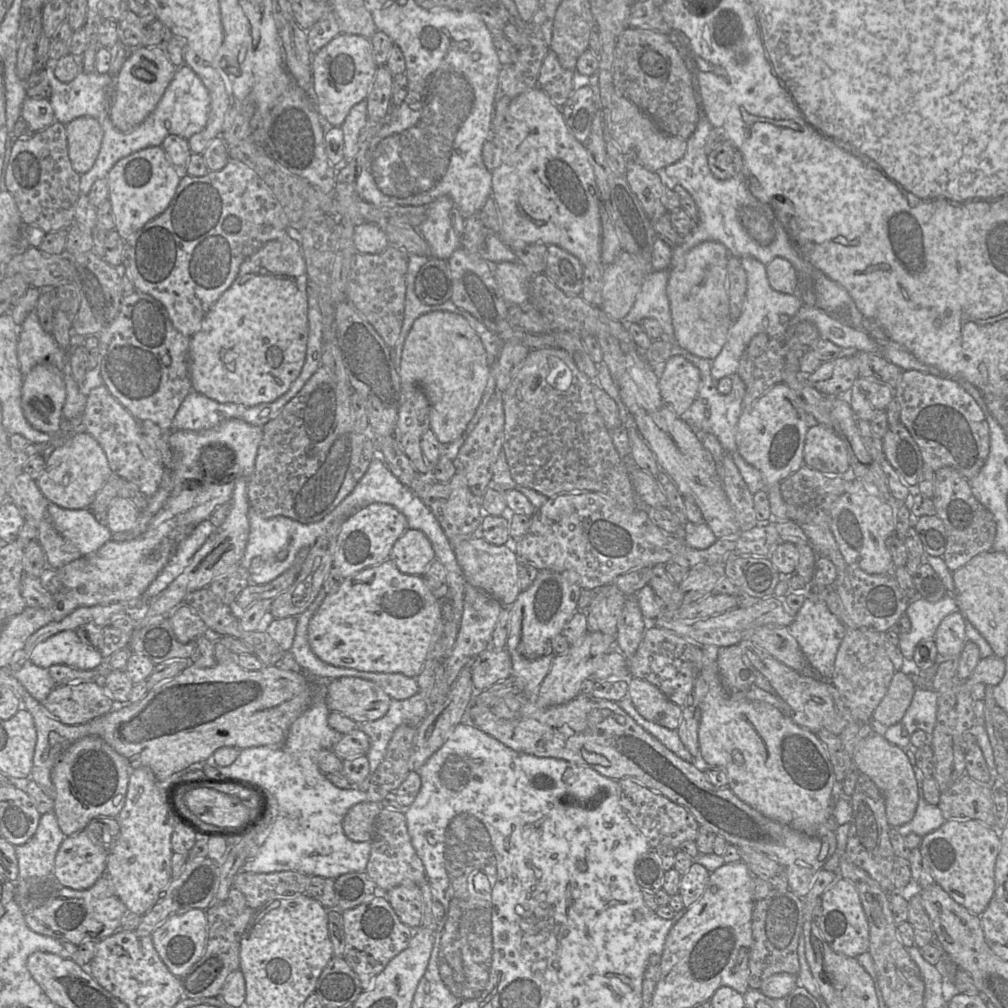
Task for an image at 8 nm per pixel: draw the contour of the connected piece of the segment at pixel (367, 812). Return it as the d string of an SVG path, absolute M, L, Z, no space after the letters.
M360 802L345 814L342 827L345 835L355 842L371 841L374 824L382 810L380 802Z

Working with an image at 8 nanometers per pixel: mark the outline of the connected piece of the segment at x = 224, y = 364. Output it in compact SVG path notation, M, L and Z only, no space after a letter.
M288 231L277 239L267 242L258 252L247 258L242 263L234 282L213 304L203 318L198 331L190 338L189 369L192 390L219 403L241 404L247 407L272 402L286 393L291 384L299 376L306 357L309 332L307 284L308 277L300 242L297 238L292 237Z

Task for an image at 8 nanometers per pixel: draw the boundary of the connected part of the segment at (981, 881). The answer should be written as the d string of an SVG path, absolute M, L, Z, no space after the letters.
M948 820L937 830L925 835L919 849L931 869L935 883L969 912L981 915L995 891L999 831L979 820Z

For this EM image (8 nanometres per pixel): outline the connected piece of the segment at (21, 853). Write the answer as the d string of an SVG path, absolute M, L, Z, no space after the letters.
M55 813L42 814L31 839L14 846L19 879L52 875L56 854L65 837Z

